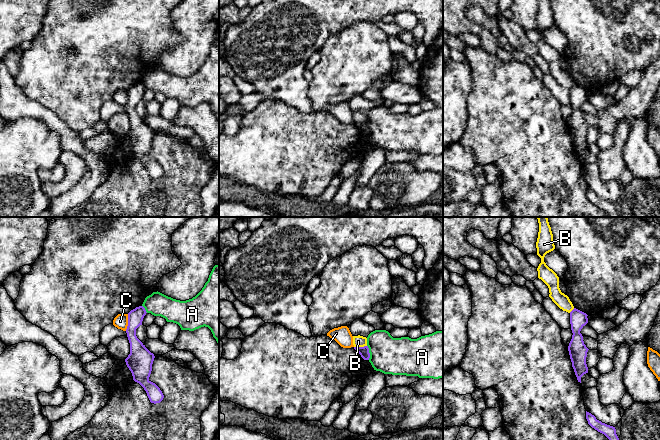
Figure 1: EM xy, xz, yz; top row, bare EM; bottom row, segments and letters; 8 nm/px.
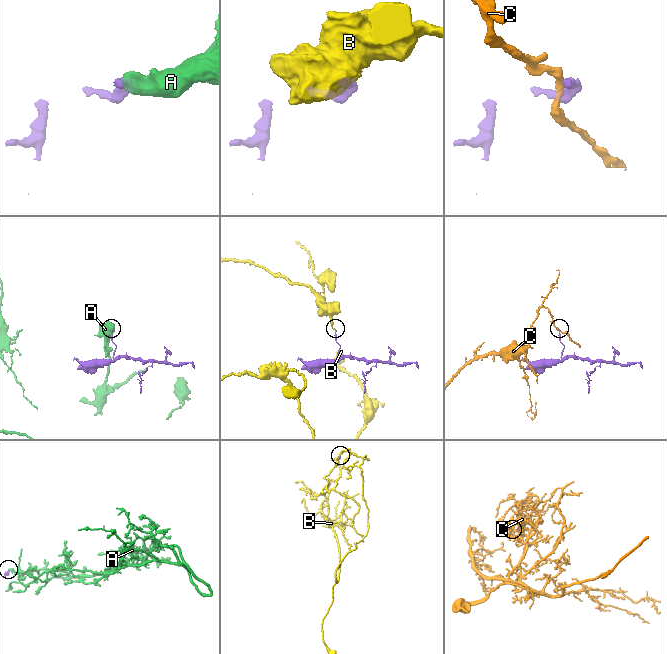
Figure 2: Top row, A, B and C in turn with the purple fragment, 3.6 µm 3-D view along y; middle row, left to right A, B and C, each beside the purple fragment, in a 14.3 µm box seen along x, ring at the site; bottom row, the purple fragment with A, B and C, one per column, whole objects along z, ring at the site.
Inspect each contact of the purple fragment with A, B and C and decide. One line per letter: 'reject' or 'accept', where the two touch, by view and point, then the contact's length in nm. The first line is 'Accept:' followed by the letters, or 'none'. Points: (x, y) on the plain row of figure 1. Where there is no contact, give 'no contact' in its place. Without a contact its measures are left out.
Accept: none
A: reject; meets purple in xz at (368, 128); contact 120 nm long
B: reject; meets purple in xz at (360, 123); contact 110 nm long
C: reject; meets purple in xy at (128, 98); contact 140 nm long

